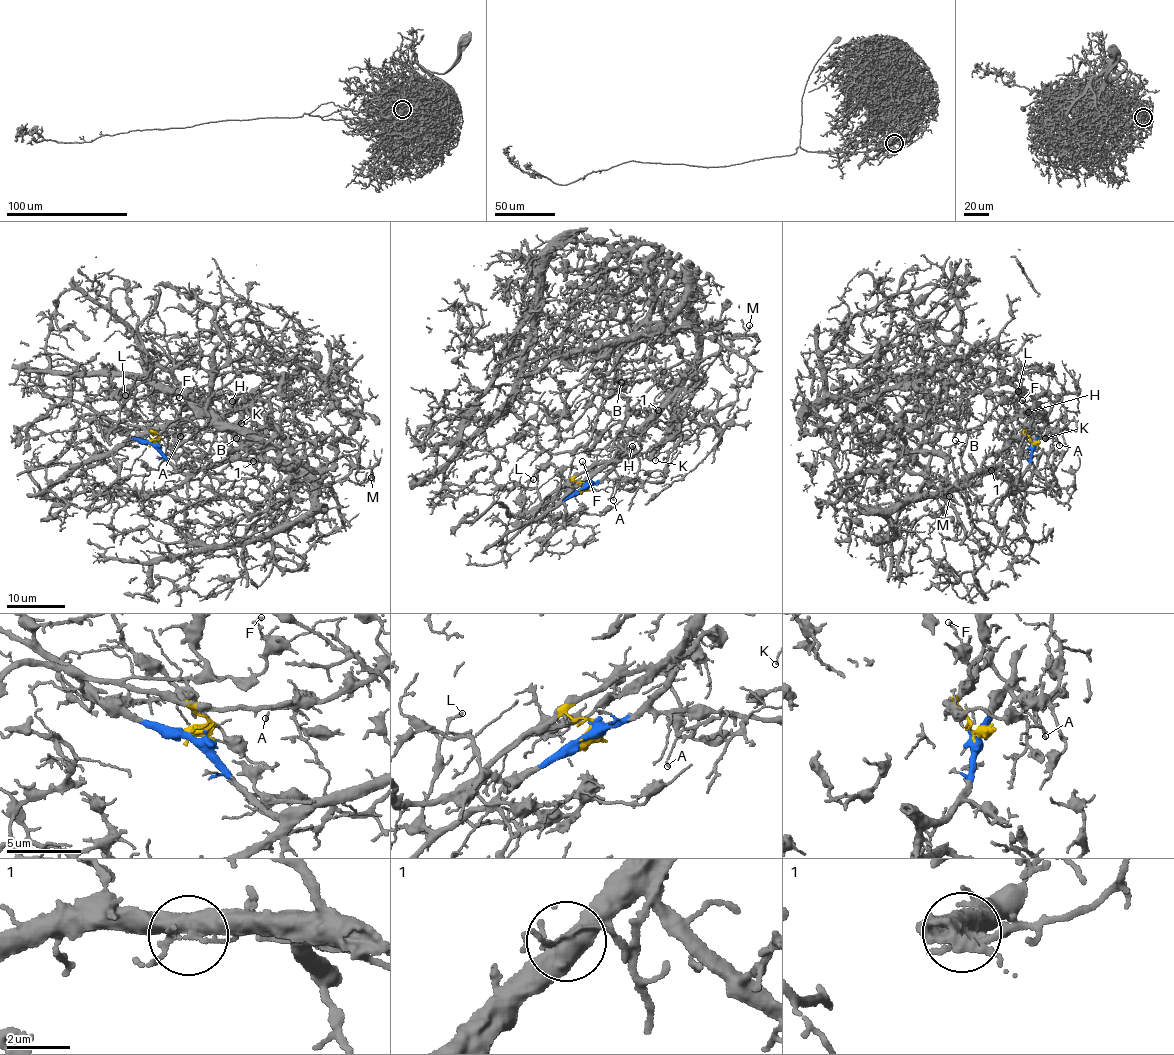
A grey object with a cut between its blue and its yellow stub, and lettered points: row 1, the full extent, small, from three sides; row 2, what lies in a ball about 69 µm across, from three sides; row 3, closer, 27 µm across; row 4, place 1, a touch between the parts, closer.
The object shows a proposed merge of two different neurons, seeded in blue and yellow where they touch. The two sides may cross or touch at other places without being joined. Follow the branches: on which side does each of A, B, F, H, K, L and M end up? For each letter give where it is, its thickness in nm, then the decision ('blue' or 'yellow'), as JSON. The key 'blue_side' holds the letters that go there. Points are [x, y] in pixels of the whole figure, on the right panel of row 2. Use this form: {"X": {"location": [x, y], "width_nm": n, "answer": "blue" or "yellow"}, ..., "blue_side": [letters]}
{"A": {"location": [1059, 445], "width_nm": 100, "answer": "yellow"}, "B": {"location": [955, 440], "width_nm": 200, "answer": "blue"}, "F": {"location": [1022, 400], "width_nm": 100, "answer": "yellow"}, "H": {"location": [1028, 412], "width_nm": 100, "answer": "yellow"}, "K": {"location": [1045, 438], "width_nm": 110, "answer": "yellow"}, "L": {"location": [1018, 391], "width_nm": 180, "answer": "blue"}, "M": {"location": [949, 496], "width_nm": 170, "answer": "blue"}, "blue_side": ["B", "L", "M"]}

